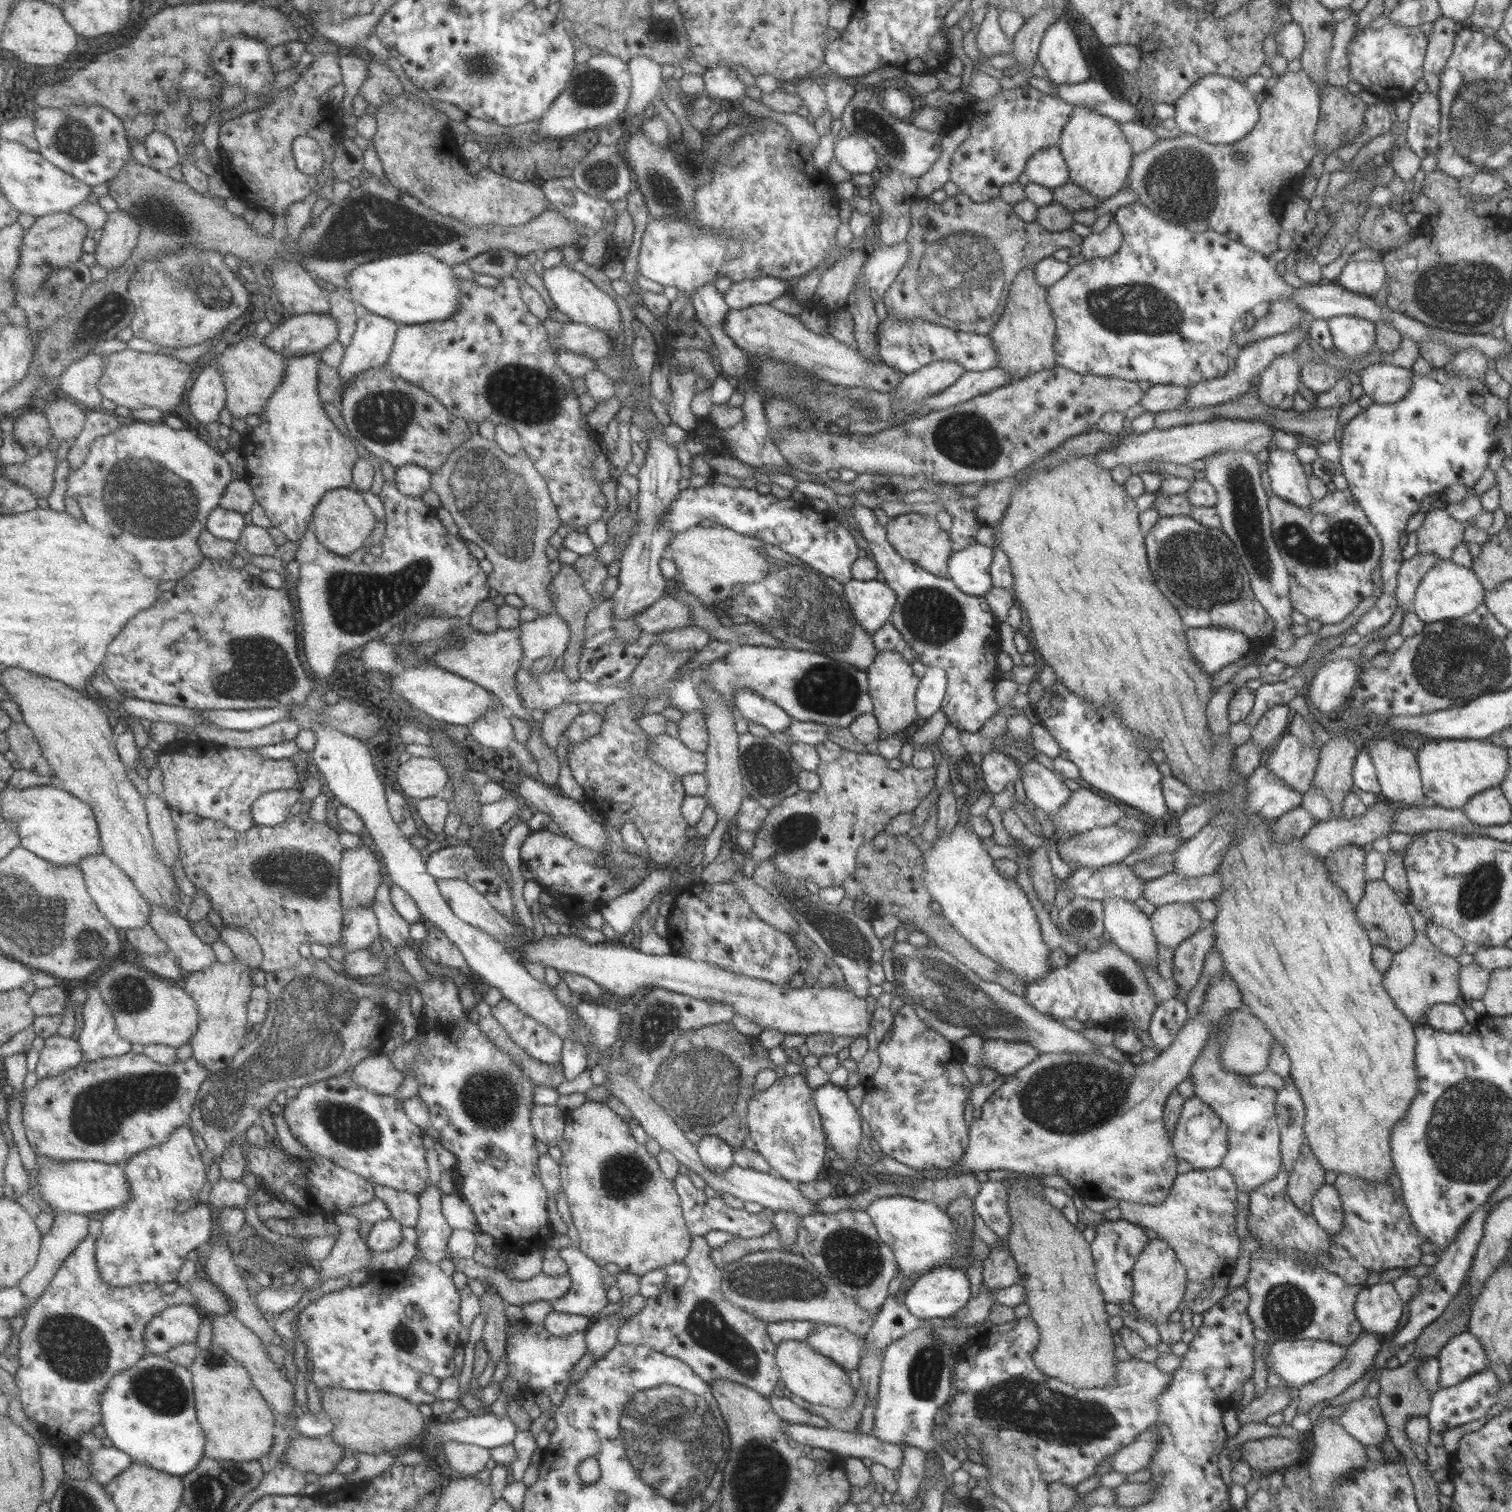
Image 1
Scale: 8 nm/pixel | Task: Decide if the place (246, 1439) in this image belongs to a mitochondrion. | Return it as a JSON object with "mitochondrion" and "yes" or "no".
{"mitochondrion":"no"}

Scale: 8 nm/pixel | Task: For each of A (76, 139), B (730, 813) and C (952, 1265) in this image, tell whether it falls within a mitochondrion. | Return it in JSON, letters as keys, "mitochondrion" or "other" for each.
{"A":"mitochondrion","B":"other","C":"other"}

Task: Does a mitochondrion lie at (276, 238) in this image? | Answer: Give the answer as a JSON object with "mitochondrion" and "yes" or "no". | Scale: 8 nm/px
{"mitochondrion":"no"}

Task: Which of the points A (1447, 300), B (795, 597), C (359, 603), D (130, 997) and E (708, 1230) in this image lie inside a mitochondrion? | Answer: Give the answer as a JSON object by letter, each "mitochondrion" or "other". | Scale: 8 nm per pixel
{"A":"mitochondrion","B":"mitochondrion","C":"mitochondrion","D":"mitochondrion","E":"other"}

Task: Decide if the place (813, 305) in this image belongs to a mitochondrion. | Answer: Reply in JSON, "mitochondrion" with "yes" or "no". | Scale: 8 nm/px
{"mitochondrion":"no"}

